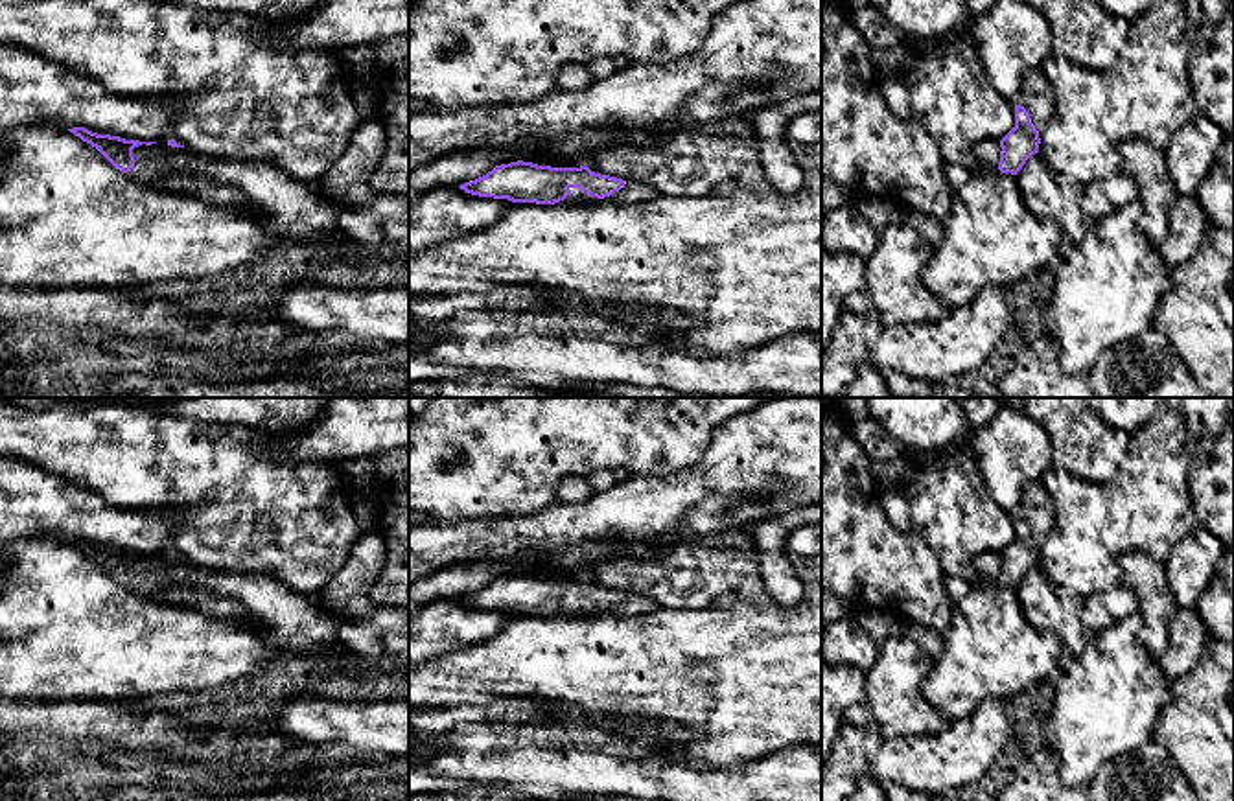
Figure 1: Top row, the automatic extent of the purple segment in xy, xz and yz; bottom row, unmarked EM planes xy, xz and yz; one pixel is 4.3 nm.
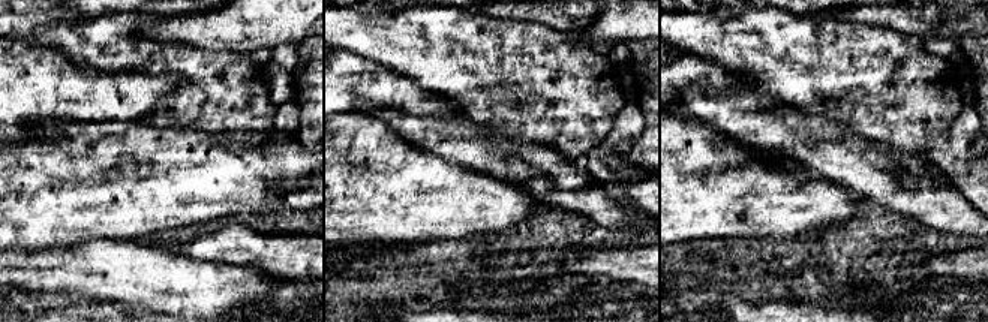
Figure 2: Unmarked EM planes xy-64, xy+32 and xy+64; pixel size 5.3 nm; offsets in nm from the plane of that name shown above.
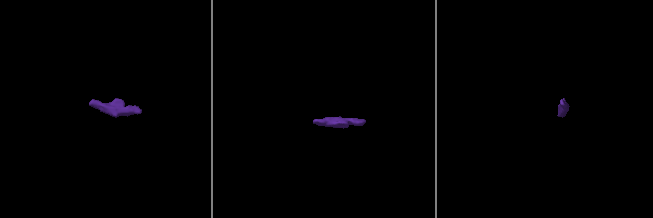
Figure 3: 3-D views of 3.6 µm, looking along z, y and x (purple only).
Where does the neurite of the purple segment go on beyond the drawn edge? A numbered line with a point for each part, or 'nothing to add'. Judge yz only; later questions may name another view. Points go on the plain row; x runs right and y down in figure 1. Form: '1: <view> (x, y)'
1: yz (1037, 510)

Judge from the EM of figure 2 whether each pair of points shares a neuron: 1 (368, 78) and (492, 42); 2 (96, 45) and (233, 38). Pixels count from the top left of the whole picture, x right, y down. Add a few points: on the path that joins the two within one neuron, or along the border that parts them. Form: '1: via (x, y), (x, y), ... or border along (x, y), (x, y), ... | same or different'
1: border along (362, 54), (405, 74), (416, 83) | different
2: border along (137, 29), (141, 36), (182, 41), (201, 50) | different

